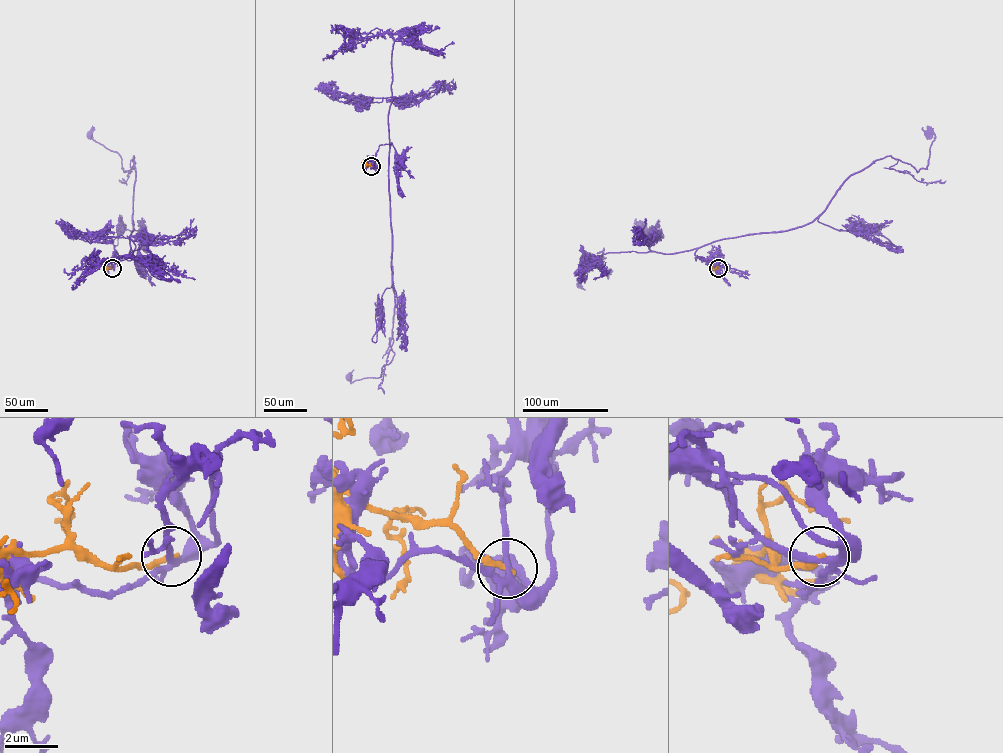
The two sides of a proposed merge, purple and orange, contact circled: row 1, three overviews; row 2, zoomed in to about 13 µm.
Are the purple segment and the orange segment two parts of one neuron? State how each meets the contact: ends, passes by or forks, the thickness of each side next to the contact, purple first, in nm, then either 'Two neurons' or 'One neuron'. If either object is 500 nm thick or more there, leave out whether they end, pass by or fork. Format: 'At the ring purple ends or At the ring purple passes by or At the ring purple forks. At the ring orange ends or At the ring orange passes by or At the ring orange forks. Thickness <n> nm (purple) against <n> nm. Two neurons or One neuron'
At the ring purple forks. At the ring orange ends. Thickness 220 nm (purple) against 200 nm. Two neurons

